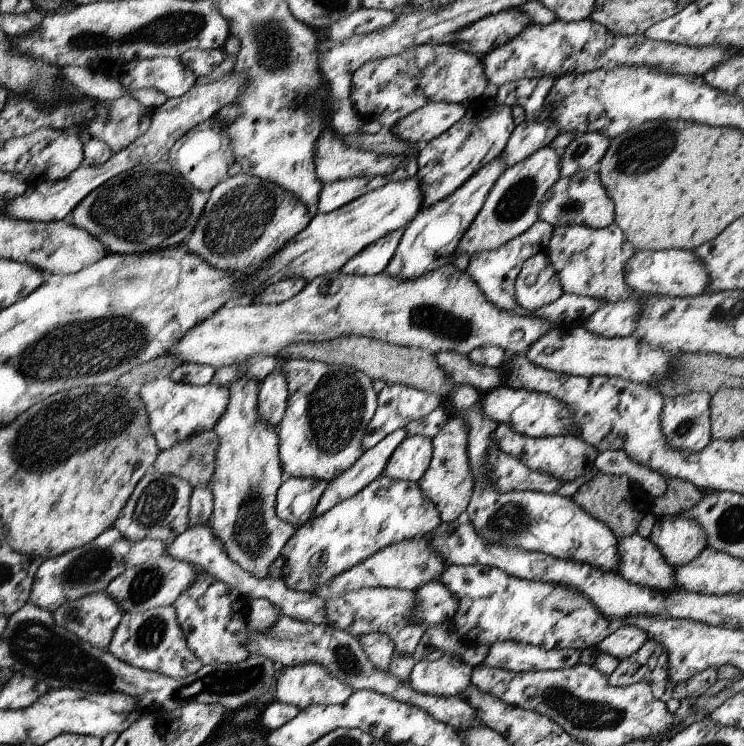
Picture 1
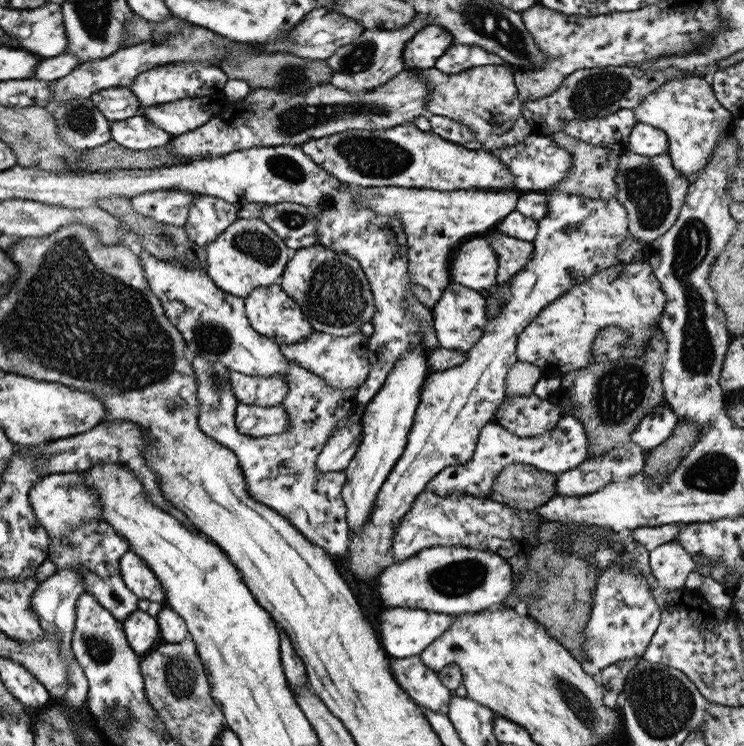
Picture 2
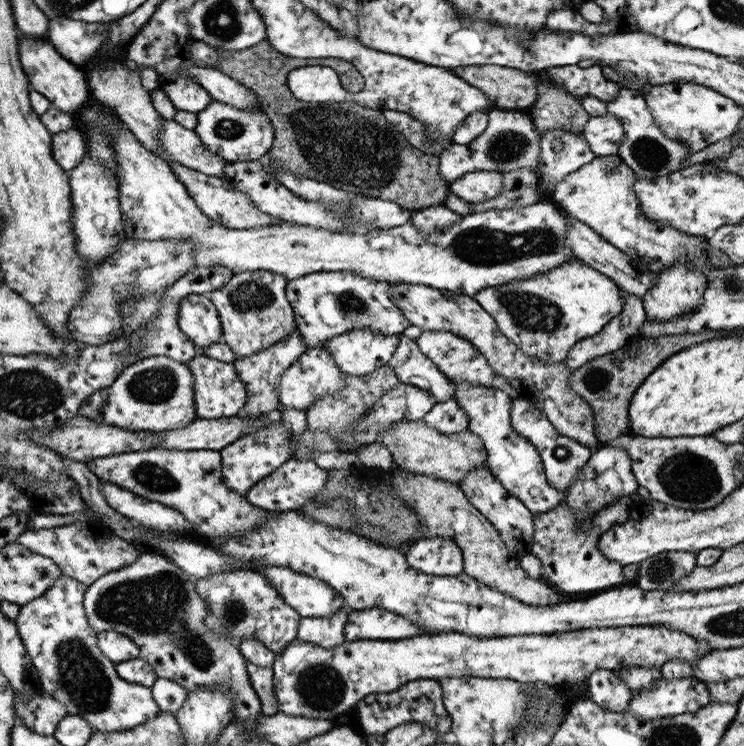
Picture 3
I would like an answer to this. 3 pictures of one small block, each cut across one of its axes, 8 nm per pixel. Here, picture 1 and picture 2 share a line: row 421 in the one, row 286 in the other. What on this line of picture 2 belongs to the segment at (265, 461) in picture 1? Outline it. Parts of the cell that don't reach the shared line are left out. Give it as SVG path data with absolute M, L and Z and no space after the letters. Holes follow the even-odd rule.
M260 218L235 219L215 240L204 246L207 277L223 292L244 299L255 288L279 282L293 254L283 239Z

